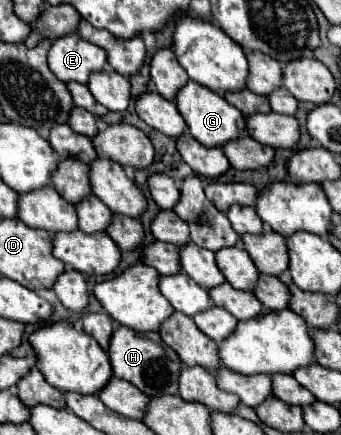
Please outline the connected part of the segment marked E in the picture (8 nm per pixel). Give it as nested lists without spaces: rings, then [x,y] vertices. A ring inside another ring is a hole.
[[[70,33],[52,41],[48,65],[62,83],[86,83],[92,71],[100,71],[106,65],[106,53],[98,45],[84,41],[78,33]]]

